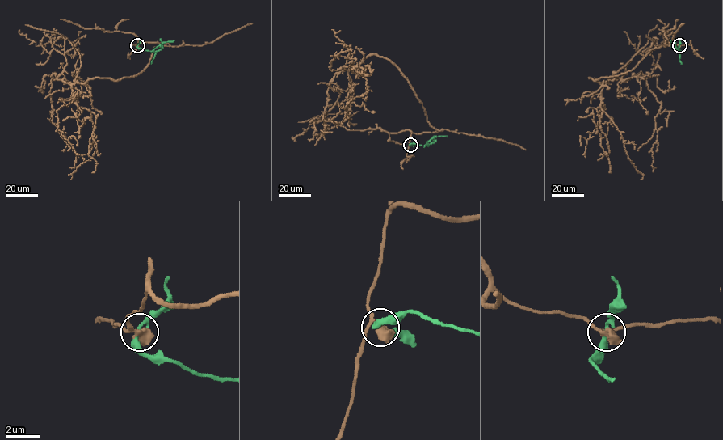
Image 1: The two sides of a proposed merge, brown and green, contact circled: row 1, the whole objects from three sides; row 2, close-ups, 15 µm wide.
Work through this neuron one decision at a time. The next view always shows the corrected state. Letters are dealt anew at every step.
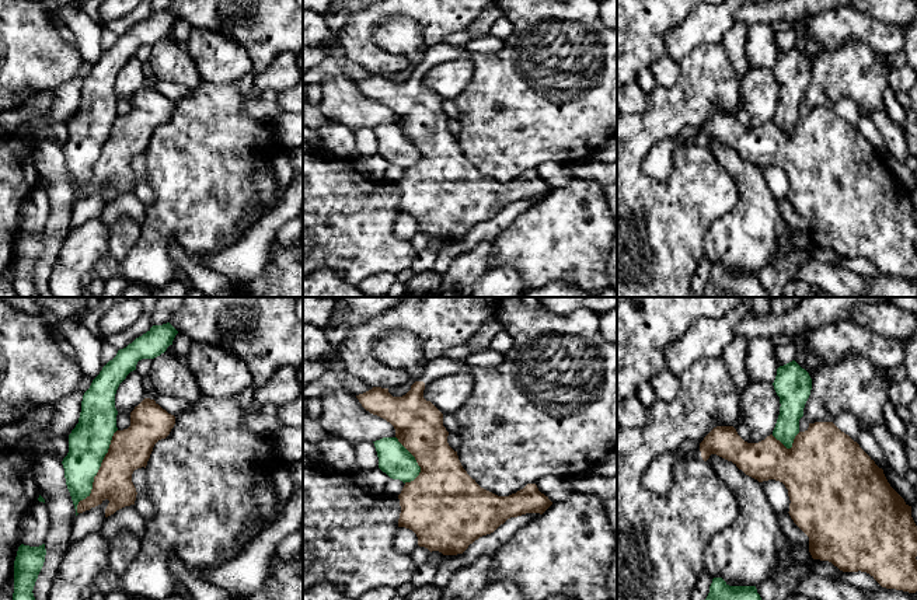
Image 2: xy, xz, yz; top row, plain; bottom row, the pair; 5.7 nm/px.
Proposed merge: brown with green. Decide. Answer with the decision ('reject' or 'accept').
reject

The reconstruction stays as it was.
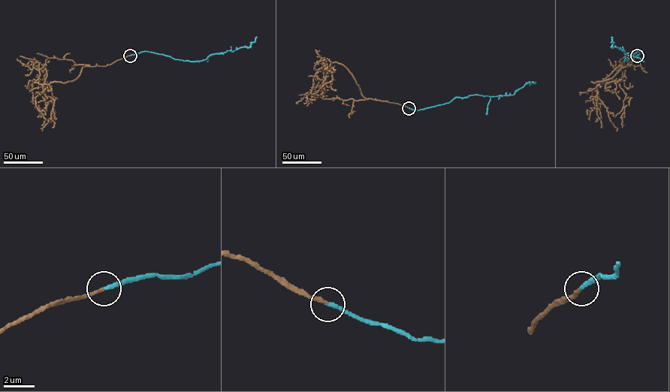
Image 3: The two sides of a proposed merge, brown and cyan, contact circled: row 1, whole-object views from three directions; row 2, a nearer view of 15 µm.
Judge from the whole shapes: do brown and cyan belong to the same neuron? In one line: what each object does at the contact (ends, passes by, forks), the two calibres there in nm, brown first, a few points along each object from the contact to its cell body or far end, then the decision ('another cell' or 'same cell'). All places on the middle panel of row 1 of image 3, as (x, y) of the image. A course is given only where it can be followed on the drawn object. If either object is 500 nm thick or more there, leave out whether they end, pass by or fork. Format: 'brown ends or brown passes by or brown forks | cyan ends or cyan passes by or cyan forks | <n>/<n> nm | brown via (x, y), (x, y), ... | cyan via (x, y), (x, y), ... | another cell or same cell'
brown ends | cyan ends | 200/240 nm | brown via (409, 108), (365, 98), (352, 75), (336, 61), (315, 74), (311, 94), (312, 97), (324, 92), (321, 94) | cyan via (409, 108), (424, 109), (449, 103), (456, 97), (475, 94), (513, 94), (529, 82), (535, 82) | same cell

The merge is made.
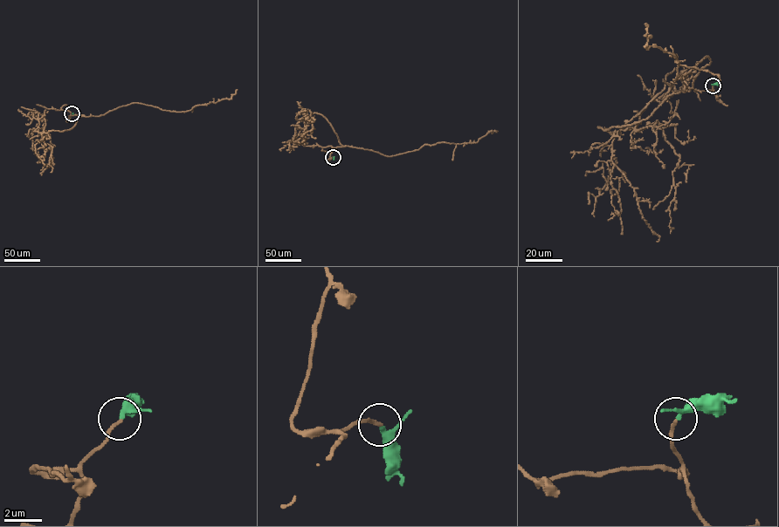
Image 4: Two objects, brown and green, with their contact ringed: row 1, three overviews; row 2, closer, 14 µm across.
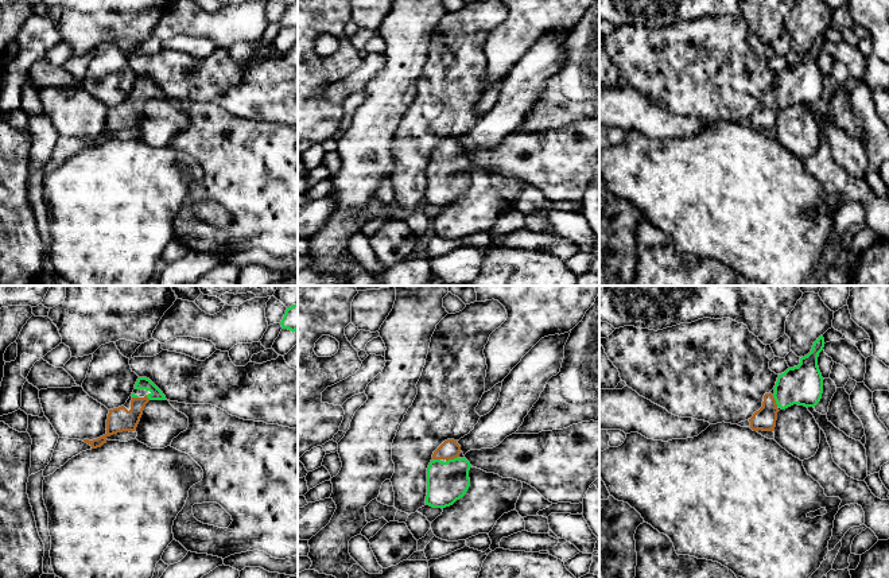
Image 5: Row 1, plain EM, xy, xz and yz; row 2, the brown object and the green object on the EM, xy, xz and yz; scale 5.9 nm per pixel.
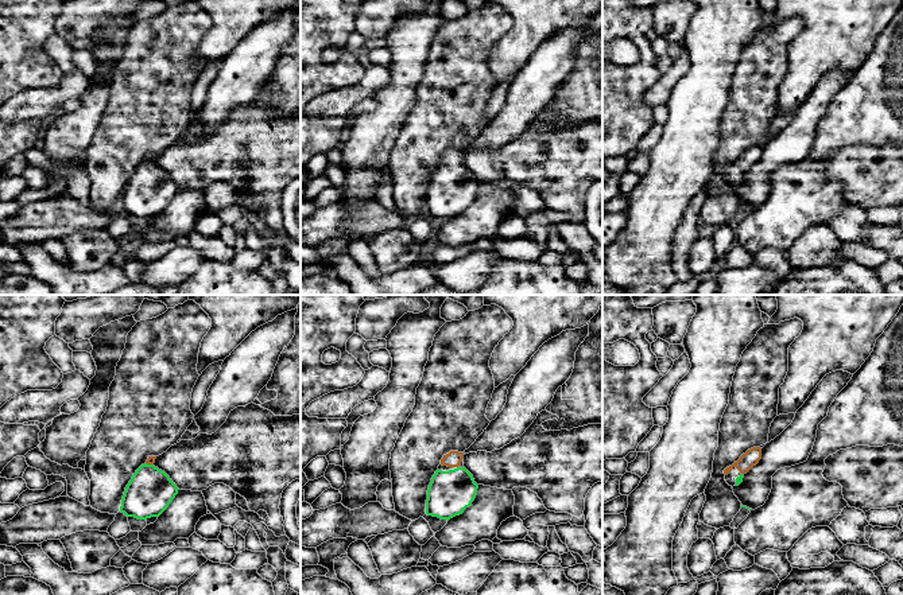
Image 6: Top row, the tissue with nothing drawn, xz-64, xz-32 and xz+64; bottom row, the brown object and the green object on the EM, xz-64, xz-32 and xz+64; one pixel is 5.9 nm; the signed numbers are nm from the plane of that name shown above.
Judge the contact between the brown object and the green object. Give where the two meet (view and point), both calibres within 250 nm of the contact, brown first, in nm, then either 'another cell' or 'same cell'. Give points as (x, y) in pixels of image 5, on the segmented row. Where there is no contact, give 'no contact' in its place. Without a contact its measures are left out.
yz (775, 400) | 130/240 nm | same cell

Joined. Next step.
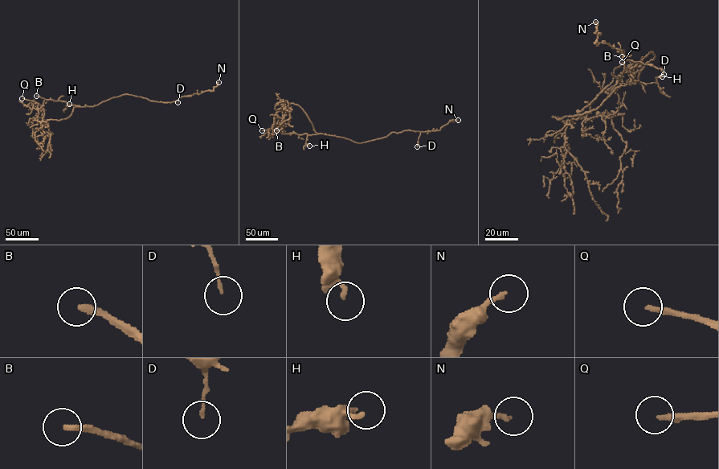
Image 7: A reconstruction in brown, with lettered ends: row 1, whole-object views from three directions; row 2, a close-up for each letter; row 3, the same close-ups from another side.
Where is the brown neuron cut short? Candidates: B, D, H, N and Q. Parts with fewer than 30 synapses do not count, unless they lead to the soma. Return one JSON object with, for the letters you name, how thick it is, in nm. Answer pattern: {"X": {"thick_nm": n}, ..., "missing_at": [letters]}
{"B": {"thick_nm": 240}, "Q": {"thick_nm": 200}, "missing_at": ["B", "Q"]}

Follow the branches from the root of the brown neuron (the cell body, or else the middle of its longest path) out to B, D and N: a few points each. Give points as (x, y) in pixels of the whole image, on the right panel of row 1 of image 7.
B: (636, 81), (630, 84), (635, 80), (630, 73), (633, 69), (628, 68), (630, 61), (622, 56)
D: (636, 81), (655, 57), (651, 52), (621, 73), (625, 60), (630, 59), (651, 64), (663, 74)
N: (636, 81), (654, 55), (651, 52), (622, 73), (623, 51), (595, 43), (595, 22)

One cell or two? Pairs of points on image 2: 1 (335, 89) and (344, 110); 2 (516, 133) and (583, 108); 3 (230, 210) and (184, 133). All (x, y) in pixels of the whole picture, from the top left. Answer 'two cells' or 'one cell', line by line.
1: one cell
2: one cell
3: one cell

